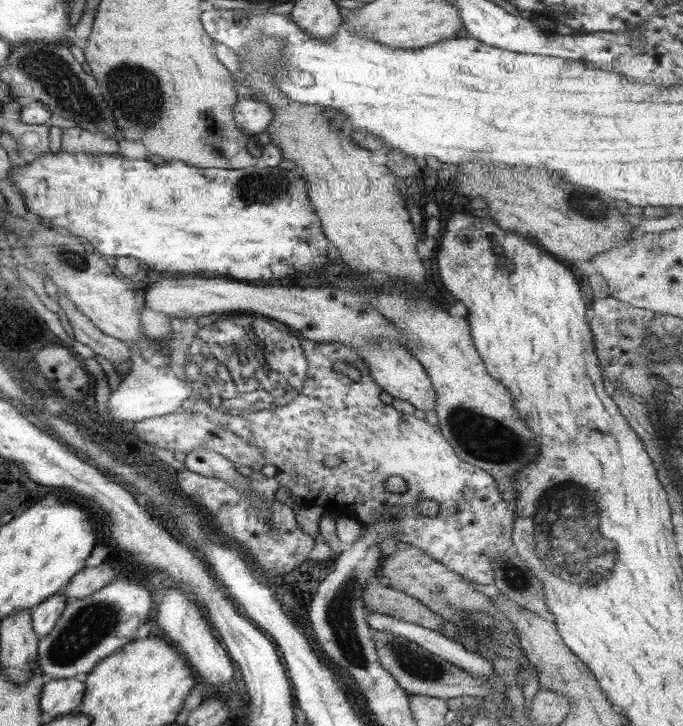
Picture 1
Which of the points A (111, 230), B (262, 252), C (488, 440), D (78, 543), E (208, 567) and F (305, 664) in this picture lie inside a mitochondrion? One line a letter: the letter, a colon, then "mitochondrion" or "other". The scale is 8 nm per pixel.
A: other
B: other
C: mitochondrion
D: other
E: other
F: other

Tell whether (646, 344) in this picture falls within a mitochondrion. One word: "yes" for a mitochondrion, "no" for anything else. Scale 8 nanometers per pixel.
yes

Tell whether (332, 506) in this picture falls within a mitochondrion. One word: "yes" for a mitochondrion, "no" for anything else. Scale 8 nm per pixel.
no

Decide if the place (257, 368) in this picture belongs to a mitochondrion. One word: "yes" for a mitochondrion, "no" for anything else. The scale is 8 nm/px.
yes

